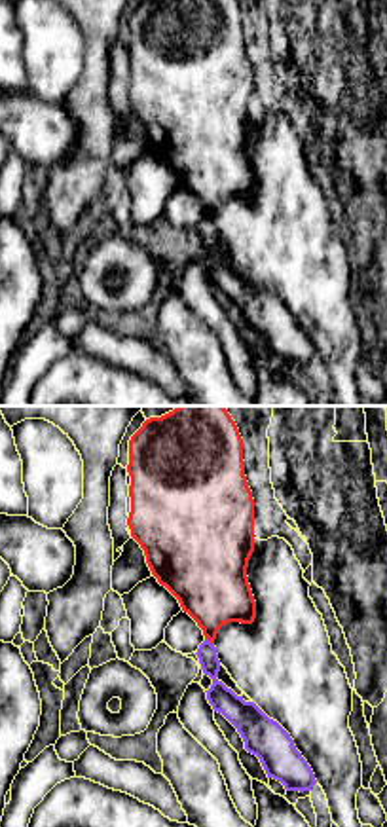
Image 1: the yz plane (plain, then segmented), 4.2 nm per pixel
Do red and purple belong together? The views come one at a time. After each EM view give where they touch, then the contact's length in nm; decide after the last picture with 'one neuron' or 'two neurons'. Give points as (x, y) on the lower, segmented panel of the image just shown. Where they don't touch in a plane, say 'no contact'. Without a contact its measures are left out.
(209, 640) | 50 nm

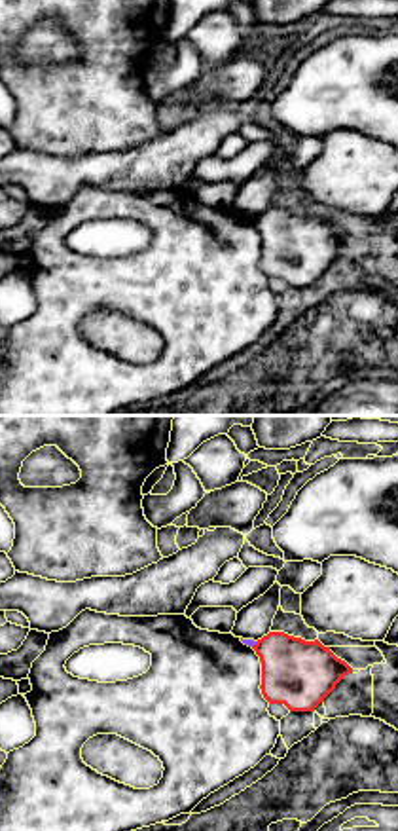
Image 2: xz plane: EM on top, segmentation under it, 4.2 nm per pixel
(254, 646) | 40 nm

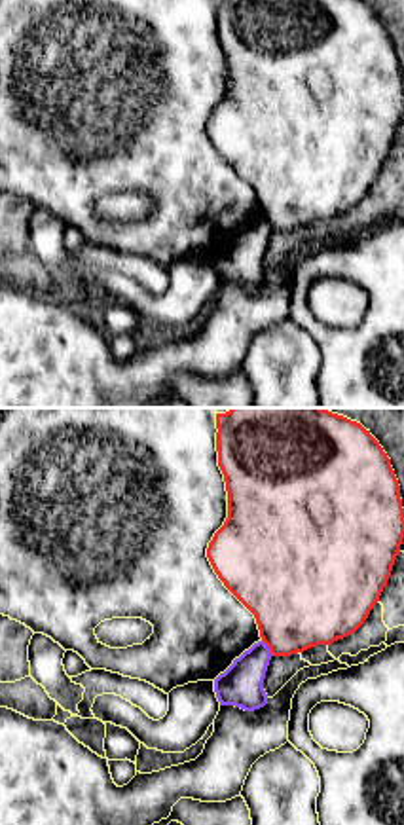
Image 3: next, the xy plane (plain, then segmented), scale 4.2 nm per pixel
(268, 645) | 90 nm

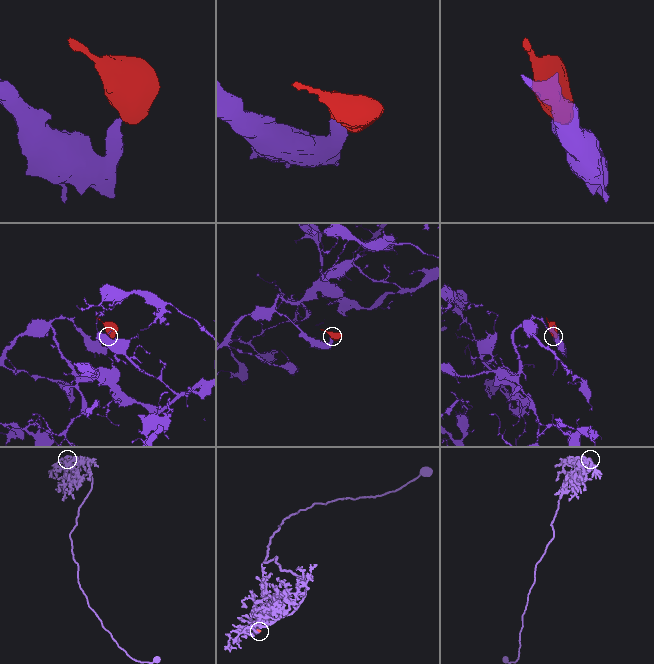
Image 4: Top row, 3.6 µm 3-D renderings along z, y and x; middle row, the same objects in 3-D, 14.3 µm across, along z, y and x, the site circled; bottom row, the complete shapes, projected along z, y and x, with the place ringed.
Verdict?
two neurons

